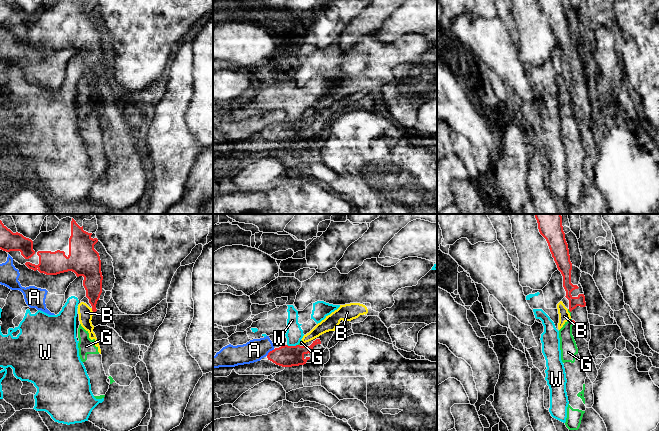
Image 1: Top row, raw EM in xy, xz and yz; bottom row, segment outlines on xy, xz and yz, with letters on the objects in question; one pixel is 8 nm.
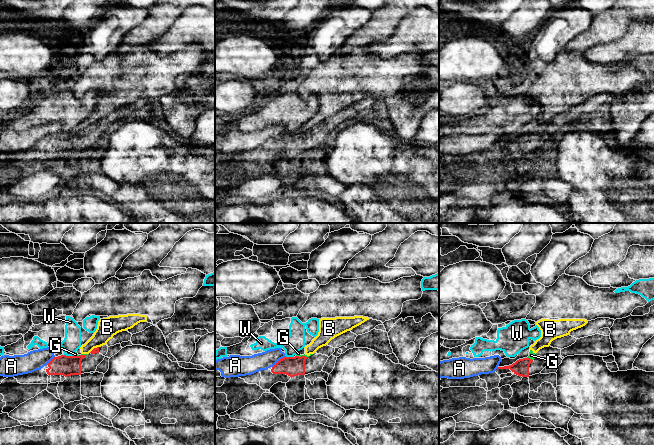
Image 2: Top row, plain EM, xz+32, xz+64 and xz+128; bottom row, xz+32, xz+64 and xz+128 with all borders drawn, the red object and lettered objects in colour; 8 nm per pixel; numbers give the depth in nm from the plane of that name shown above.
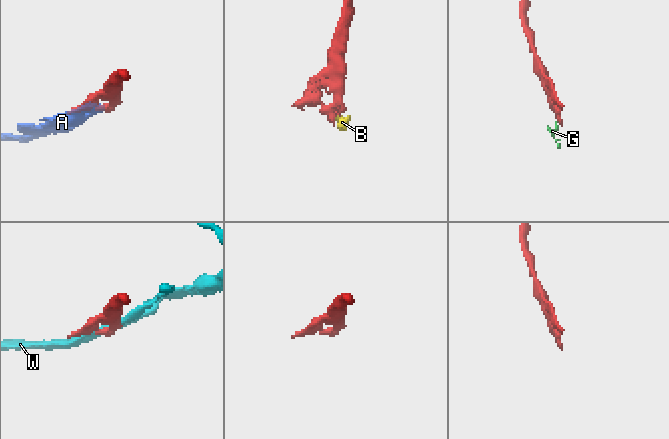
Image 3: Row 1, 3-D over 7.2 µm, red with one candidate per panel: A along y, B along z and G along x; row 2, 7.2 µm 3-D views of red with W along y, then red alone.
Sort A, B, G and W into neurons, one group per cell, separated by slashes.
A / B G / W

